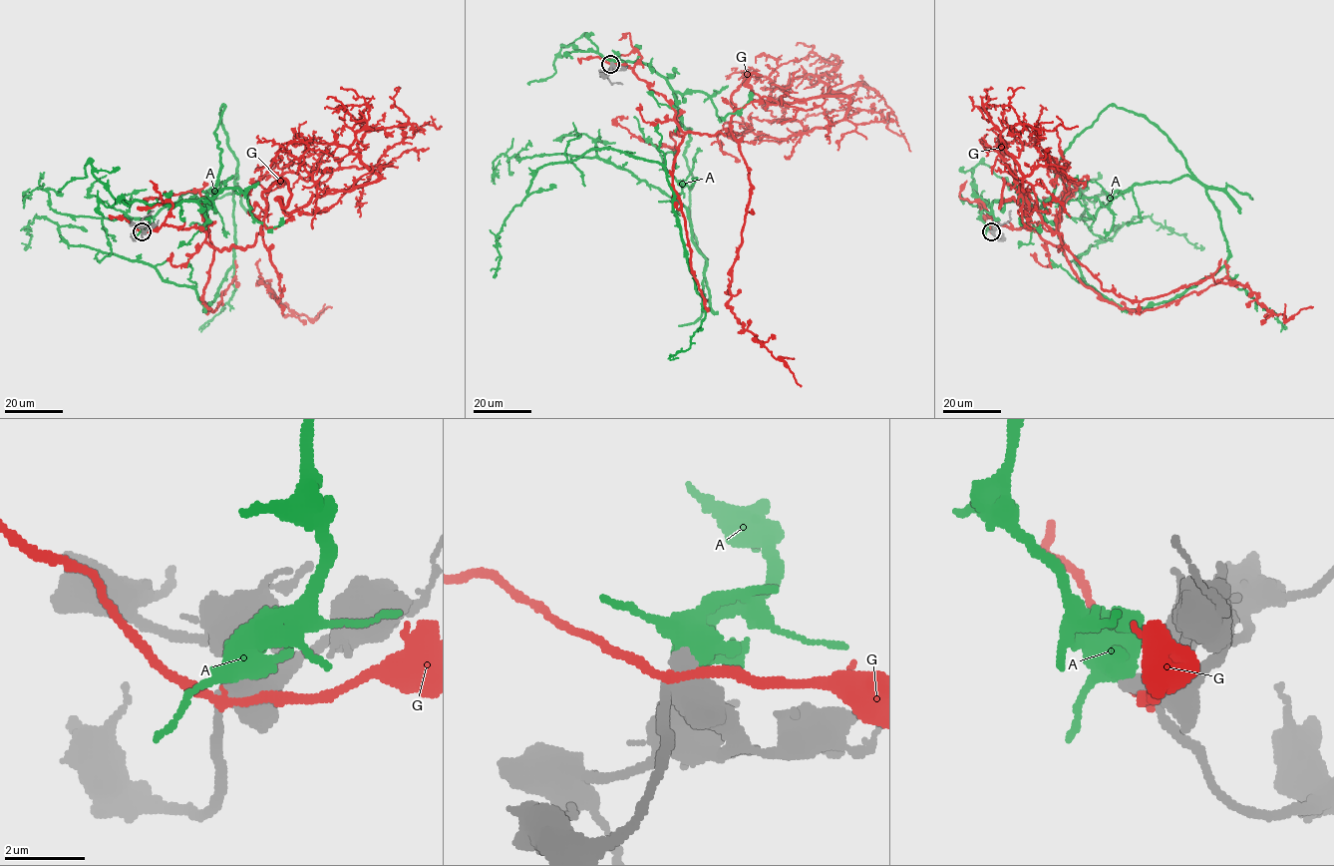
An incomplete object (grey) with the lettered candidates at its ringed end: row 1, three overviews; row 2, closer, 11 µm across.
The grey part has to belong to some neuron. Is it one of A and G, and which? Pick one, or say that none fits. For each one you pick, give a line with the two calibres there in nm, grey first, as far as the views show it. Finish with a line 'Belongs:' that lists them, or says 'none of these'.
Belongs: none of these

